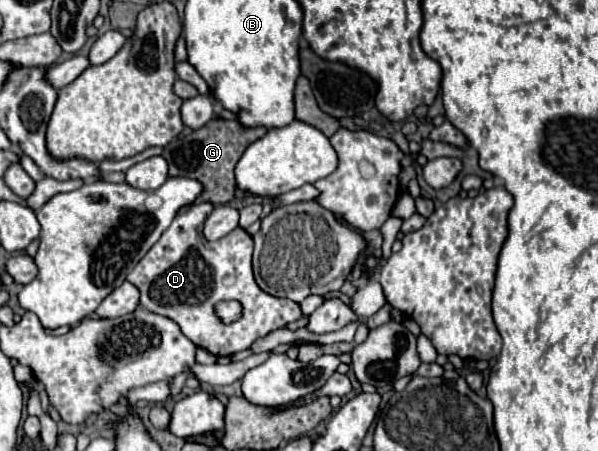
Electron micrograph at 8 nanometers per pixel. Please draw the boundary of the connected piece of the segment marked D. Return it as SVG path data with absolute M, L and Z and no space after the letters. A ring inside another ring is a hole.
M201 202L175 216L171 226L137 262L127 280L139 288L143 308L175 320L193 344L219 358L247 350L259 338L265 338L277 328L285 328L303 314L297 302L269 296L257 286L251 268L253 238L243 228L235 228L217 242L205 240L203 222L211 212L213 204ZM221 300L239 300L243 304L241 320L223 324L215 316L215 304Z

